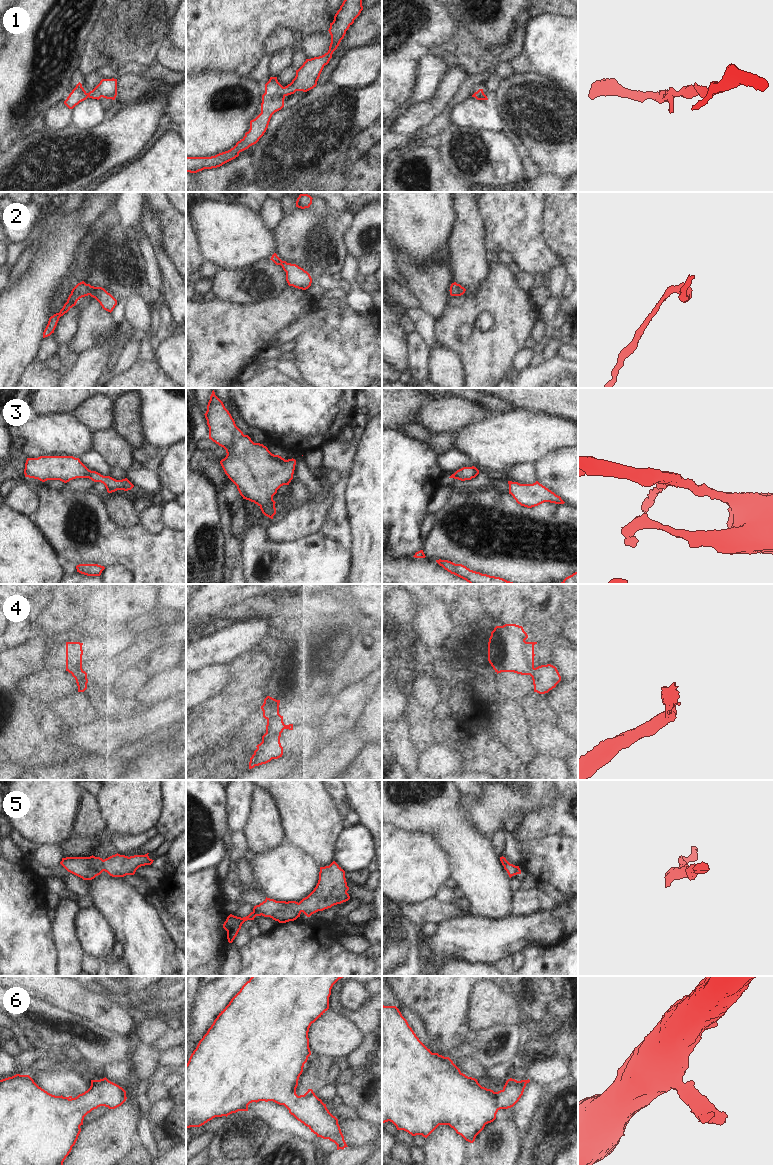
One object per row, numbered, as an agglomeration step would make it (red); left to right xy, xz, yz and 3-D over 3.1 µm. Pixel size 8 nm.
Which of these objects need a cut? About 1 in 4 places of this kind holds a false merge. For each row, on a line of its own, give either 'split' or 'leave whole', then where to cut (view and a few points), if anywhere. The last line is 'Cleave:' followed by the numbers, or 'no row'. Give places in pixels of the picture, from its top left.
1: leave whole | no cut
2: leave whole | no cut
3: leave whole | no cut
4: split | xz (280, 732), (266, 734), (262, 738)
5: leave whole | no cut
6: leave whole | no cut
Cleave: 4

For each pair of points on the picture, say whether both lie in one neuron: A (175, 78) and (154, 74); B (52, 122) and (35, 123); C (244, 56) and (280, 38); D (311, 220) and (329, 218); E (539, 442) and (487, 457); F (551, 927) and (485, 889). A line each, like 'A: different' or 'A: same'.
A: same
B: different
C: different
D: same
E: same
F: different

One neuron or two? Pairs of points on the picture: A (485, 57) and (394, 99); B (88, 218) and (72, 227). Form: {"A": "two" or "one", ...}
{"A": "two", "B": "one"}

